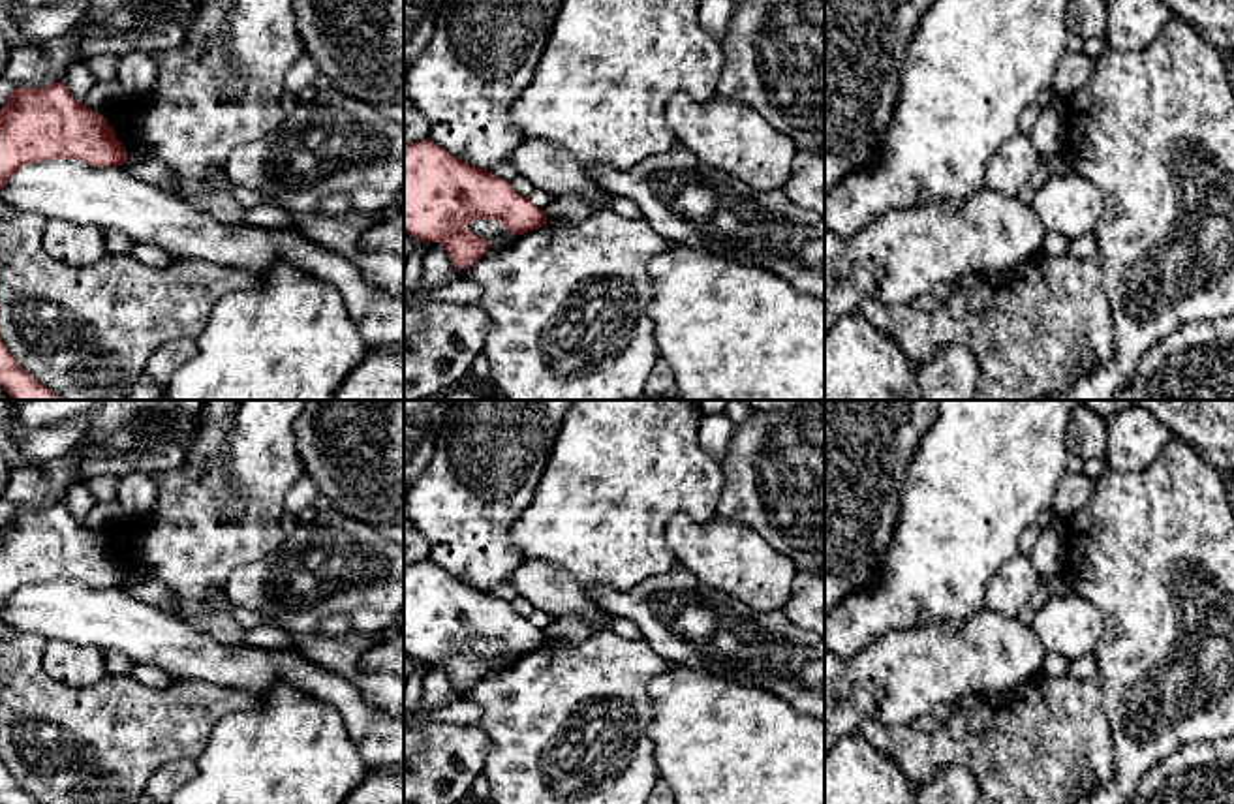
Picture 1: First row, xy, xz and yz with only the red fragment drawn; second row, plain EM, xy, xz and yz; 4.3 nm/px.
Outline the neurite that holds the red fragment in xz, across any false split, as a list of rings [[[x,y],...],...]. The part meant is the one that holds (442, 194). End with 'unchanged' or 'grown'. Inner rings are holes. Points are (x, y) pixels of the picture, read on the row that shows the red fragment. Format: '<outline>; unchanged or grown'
[[[430,139],[404,145],[404,231],[426,244],[440,242],[449,259],[466,269],[490,248],[488,239],[466,229],[475,220],[496,220],[513,235],[548,224],[545,210],[517,193],[509,180],[462,162]]]; unchanged

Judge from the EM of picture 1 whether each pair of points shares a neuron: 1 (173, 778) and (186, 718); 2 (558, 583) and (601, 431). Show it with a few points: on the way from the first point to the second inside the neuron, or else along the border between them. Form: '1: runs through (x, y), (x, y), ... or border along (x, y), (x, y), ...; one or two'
1: border along (194, 759), (166, 761), (145, 784); two
2: border along (523, 558), (538, 558), (562, 568), (583, 587); two

